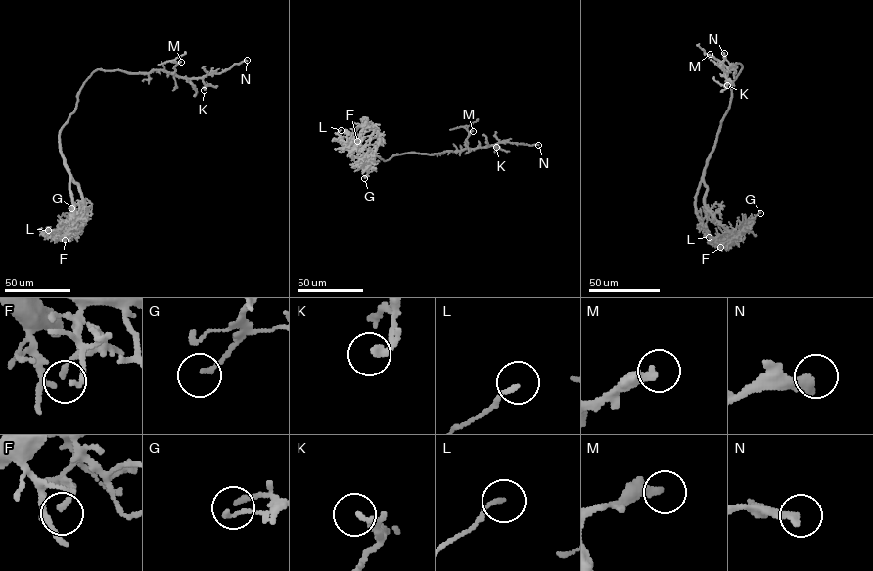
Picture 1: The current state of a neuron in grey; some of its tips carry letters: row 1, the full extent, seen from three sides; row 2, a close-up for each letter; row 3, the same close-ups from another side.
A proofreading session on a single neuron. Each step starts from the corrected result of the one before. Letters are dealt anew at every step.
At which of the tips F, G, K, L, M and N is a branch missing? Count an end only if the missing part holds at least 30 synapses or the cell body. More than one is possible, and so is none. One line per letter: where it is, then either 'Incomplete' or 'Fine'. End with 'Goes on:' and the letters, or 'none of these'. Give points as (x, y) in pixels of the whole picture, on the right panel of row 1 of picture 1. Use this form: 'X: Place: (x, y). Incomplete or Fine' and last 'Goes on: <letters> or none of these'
F: Place: (720, 247). Fine
G: Place: (760, 213). Fine
K: Place: (727, 85). Fine
L: Place: (709, 237). Fine
M: Place: (710, 54). Incomplete
N: Place: (724, 53). Incomplete
Goes on: M, N

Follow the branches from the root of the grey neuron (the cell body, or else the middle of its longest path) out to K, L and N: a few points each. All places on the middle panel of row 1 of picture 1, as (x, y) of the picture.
K: (370, 152), (386, 160), (409, 153), (436, 154), (468, 148), (496, 147)
L: (370, 152), (351, 138), (365, 117), (364, 129), (350, 143), (343, 142), (336, 133), (341, 130)
N: (370, 152), (386, 160), (404, 153), (436, 154), (501, 142), (538, 145)

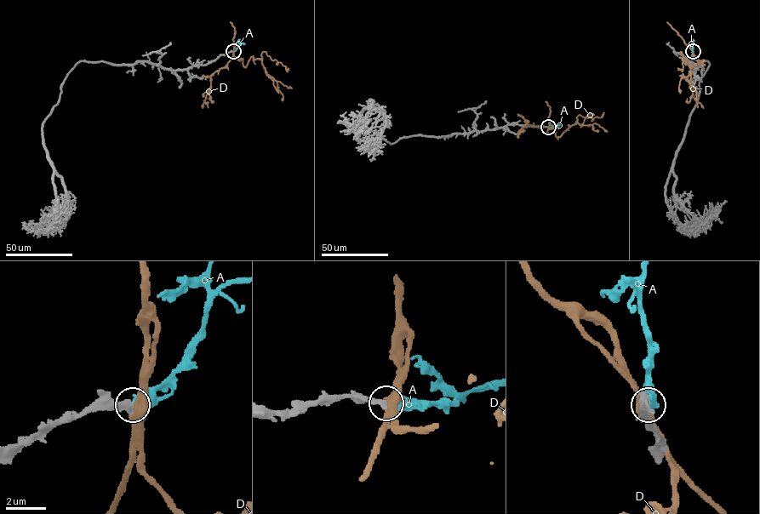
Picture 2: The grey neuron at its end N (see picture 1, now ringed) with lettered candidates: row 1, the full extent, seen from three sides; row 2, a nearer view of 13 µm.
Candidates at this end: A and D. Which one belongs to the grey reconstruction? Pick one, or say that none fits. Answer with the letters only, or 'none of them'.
A

